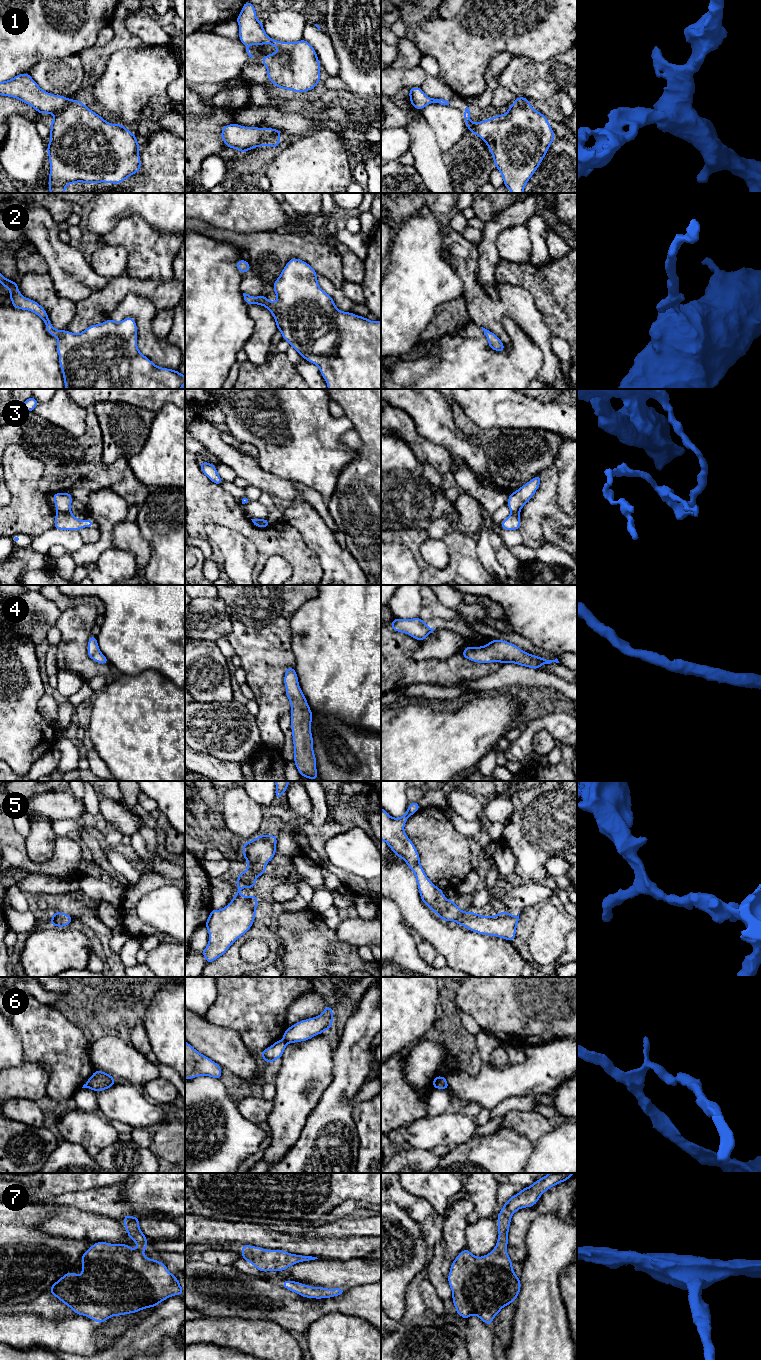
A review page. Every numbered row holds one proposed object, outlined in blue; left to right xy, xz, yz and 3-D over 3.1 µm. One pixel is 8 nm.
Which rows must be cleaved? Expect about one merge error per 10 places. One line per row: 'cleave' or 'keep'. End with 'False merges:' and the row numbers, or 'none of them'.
1: keep
2: keep
3: cleave
4: keep
5: keep
6: cleave
7: keep
False merges: 3, 6

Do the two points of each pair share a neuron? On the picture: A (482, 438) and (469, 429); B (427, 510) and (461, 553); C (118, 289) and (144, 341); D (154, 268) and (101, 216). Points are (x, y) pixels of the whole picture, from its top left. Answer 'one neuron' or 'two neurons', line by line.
A: one neuron
B: two neurons
C: two neurons
D: two neurons

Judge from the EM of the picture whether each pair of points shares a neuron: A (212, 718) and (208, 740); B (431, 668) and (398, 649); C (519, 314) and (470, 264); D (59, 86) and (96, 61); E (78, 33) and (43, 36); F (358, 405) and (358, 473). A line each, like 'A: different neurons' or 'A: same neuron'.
A: same neuron
B: same neuron
C: same neuron
D: different neurons
E: same neuron
F: same neuron

